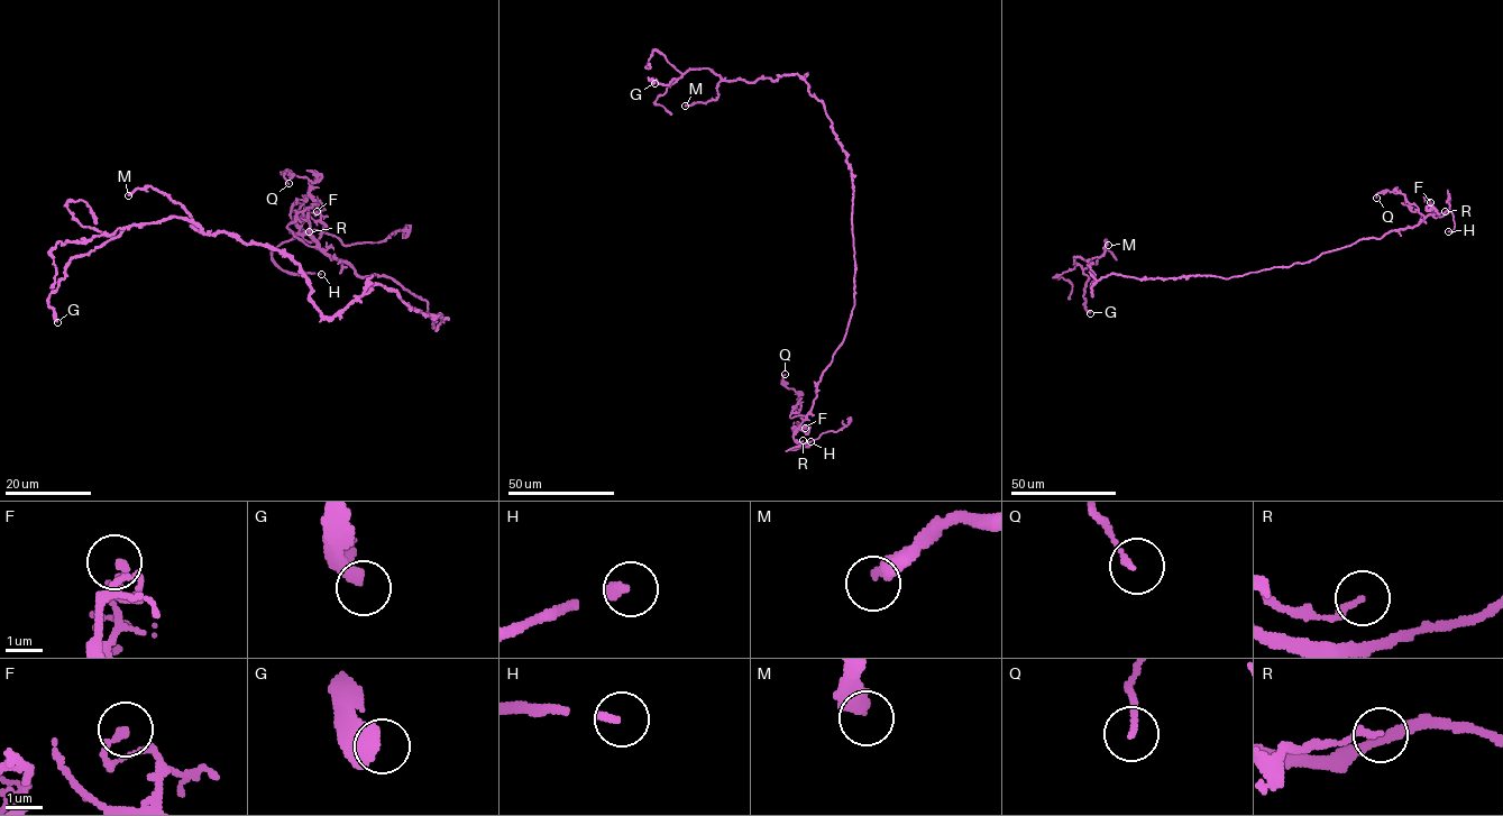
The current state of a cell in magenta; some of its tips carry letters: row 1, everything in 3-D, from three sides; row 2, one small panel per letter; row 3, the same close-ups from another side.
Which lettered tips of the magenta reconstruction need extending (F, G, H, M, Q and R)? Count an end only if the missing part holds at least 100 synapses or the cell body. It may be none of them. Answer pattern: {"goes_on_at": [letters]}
{"goes_on_at": ["H"]}

